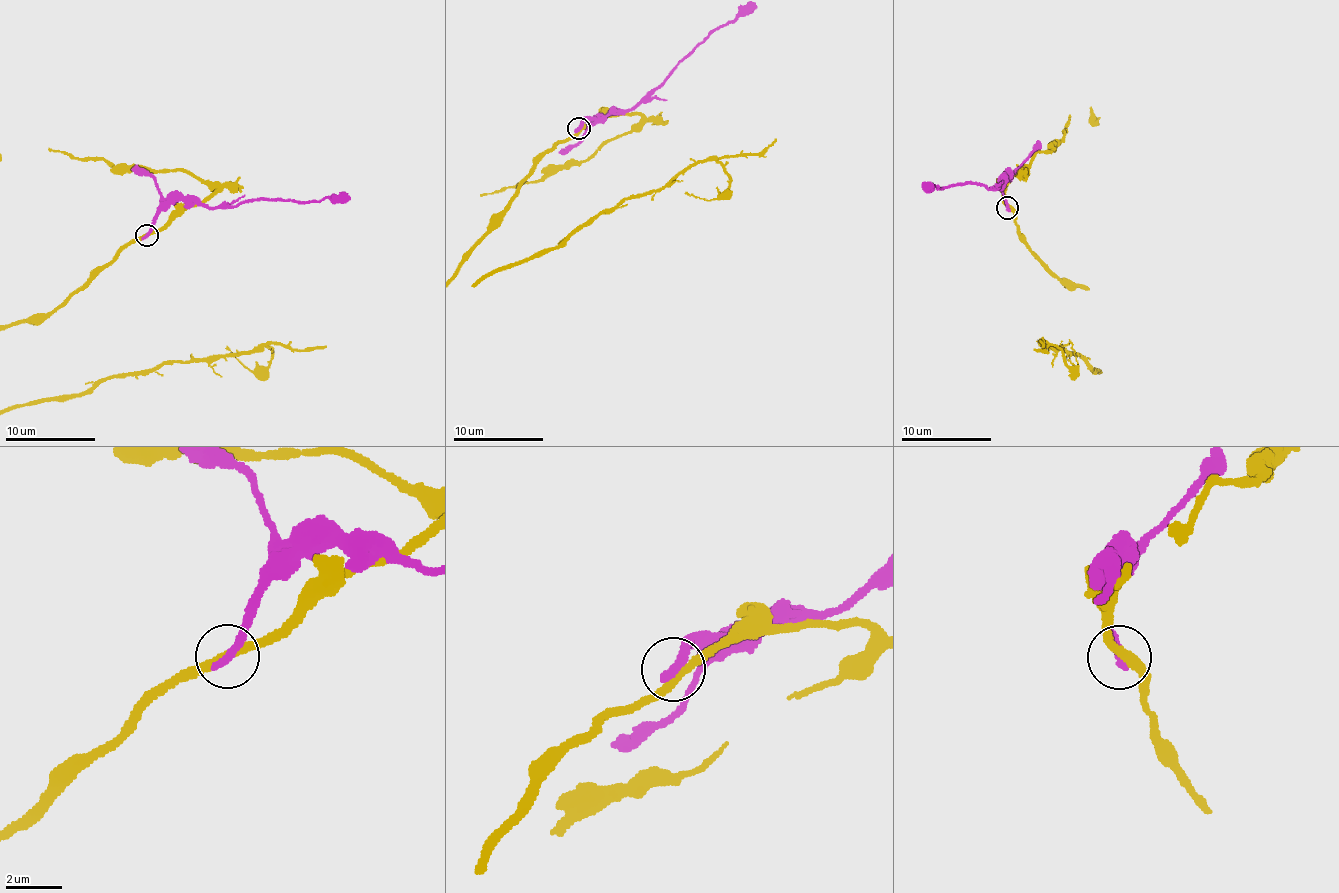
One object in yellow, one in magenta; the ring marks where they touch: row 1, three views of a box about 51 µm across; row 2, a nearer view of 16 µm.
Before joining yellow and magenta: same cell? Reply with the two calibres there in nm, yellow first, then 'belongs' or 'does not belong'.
280 nm thick on the yellow side, 380 nm on the other; does not belong

